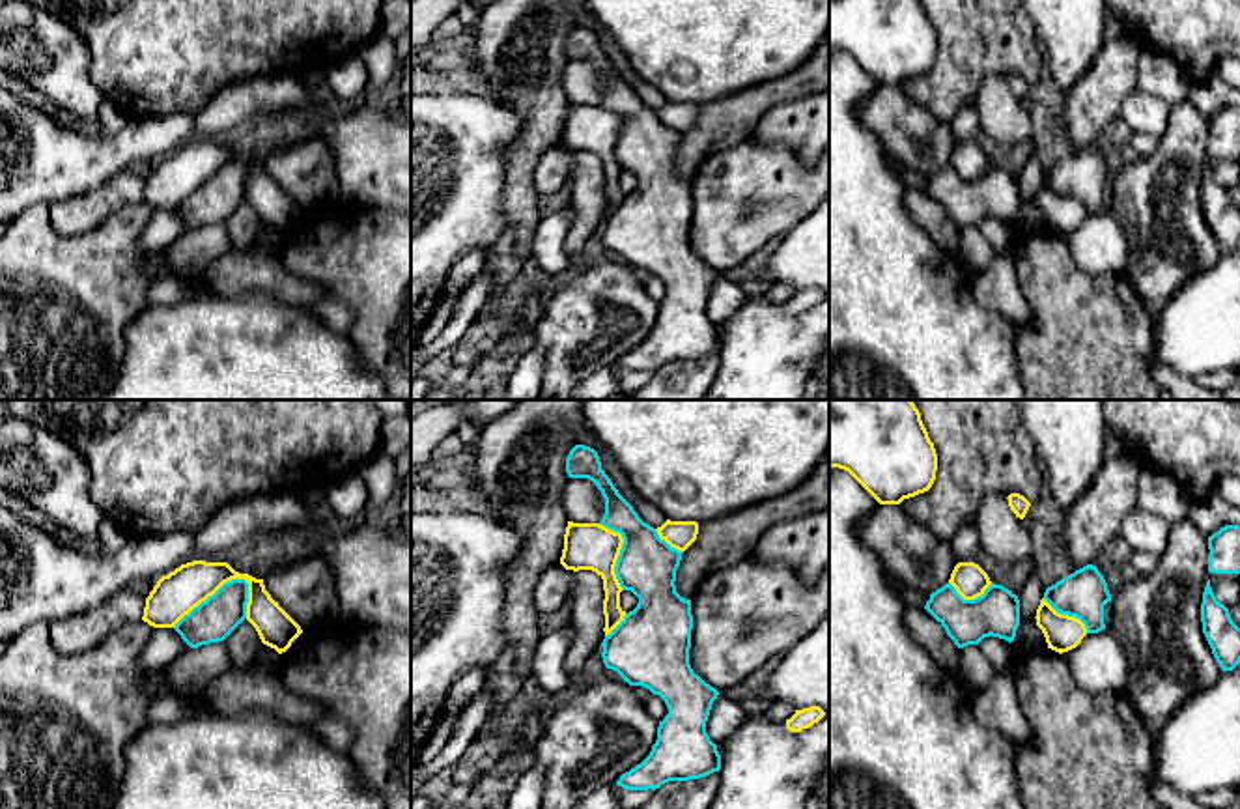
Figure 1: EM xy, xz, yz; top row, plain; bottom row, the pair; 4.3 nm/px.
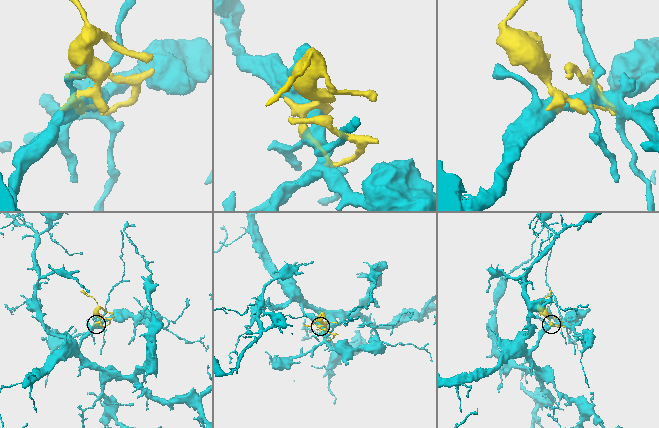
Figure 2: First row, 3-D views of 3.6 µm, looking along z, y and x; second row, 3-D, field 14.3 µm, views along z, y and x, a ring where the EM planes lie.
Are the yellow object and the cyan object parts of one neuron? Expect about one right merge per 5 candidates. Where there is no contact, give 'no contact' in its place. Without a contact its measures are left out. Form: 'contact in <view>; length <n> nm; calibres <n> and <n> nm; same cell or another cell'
contact in xy; length 380 nm; calibres 190 and 180 nm; another cell

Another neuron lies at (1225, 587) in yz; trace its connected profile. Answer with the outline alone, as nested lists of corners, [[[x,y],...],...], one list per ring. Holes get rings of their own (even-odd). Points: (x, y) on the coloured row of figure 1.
[[[1210,574],[1210,587],[1216,600],[1225,607],[1240,602],[1238,574]]]

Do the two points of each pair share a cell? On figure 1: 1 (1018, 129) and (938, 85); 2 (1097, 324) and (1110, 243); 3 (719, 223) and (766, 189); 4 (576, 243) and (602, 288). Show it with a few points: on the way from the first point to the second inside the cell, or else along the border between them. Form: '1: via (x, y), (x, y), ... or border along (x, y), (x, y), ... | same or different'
1: border along (1005, 77), (988, 75), (973, 101) | different
2: border along (1067, 249), (1084, 271), (1121, 275) | different
3: via (732, 210), (744, 195), (753, 193) | same
4: border along (581, 255), (576, 262) | different

